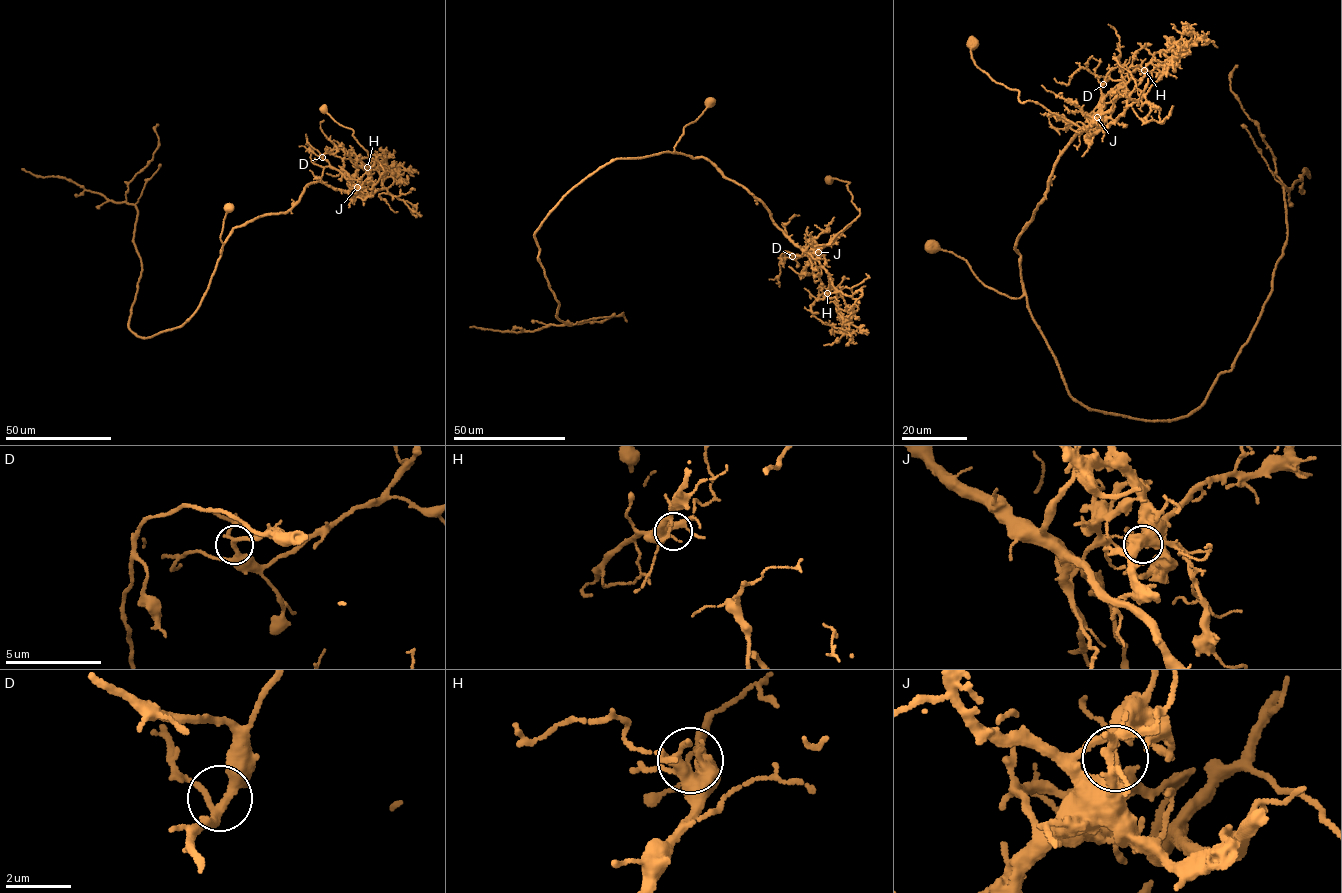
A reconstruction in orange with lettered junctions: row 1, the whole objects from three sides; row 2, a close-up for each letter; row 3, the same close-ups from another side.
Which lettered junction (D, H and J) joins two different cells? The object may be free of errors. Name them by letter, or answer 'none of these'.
J

